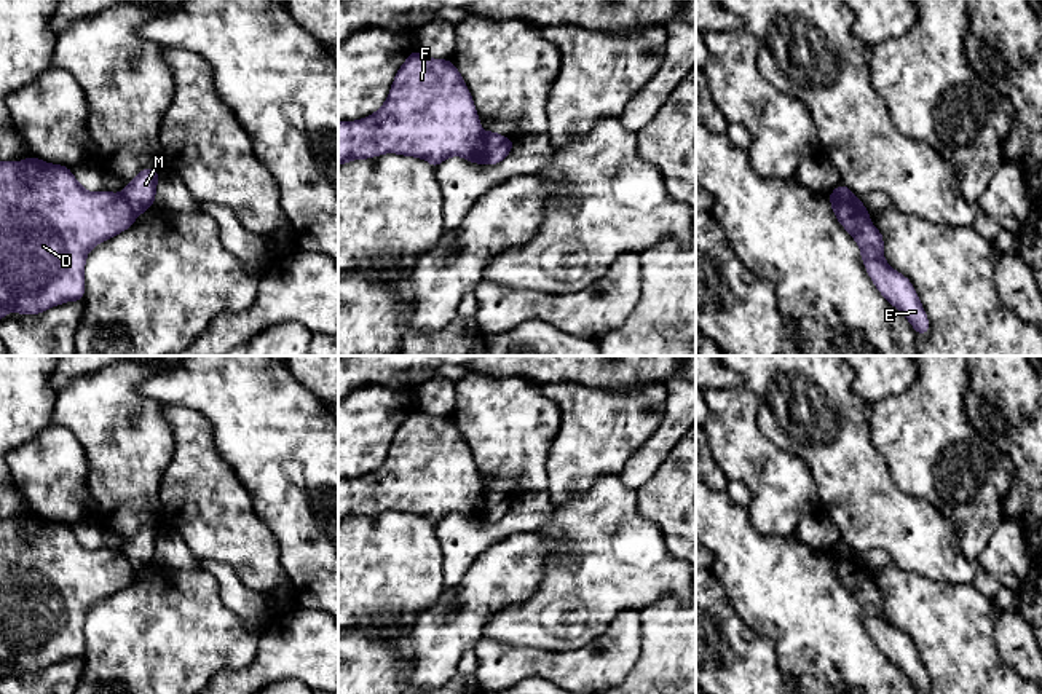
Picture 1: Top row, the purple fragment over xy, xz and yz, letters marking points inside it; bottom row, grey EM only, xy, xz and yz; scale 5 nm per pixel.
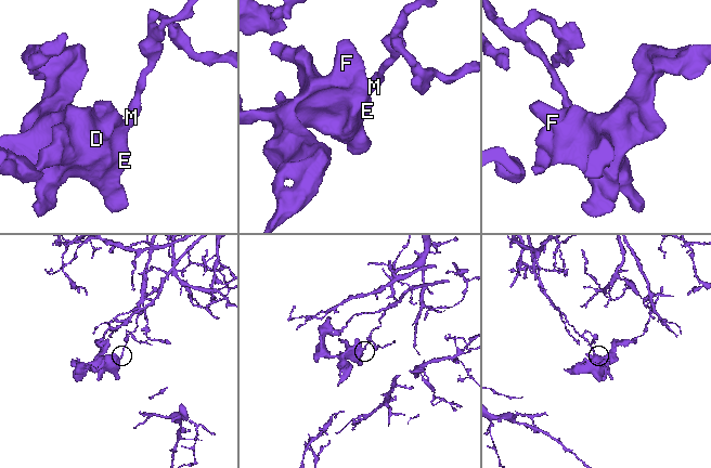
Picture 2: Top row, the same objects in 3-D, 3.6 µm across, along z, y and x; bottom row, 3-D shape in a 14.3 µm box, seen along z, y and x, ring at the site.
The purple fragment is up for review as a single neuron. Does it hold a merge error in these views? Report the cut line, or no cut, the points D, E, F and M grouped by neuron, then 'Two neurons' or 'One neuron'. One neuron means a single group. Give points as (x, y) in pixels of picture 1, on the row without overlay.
Split along yz (828, 554), (860, 559). Groups: D E F / M. Two neurons

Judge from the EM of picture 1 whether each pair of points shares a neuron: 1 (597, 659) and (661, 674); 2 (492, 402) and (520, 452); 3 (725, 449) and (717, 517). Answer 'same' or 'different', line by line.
1: different
2: same
3: different

